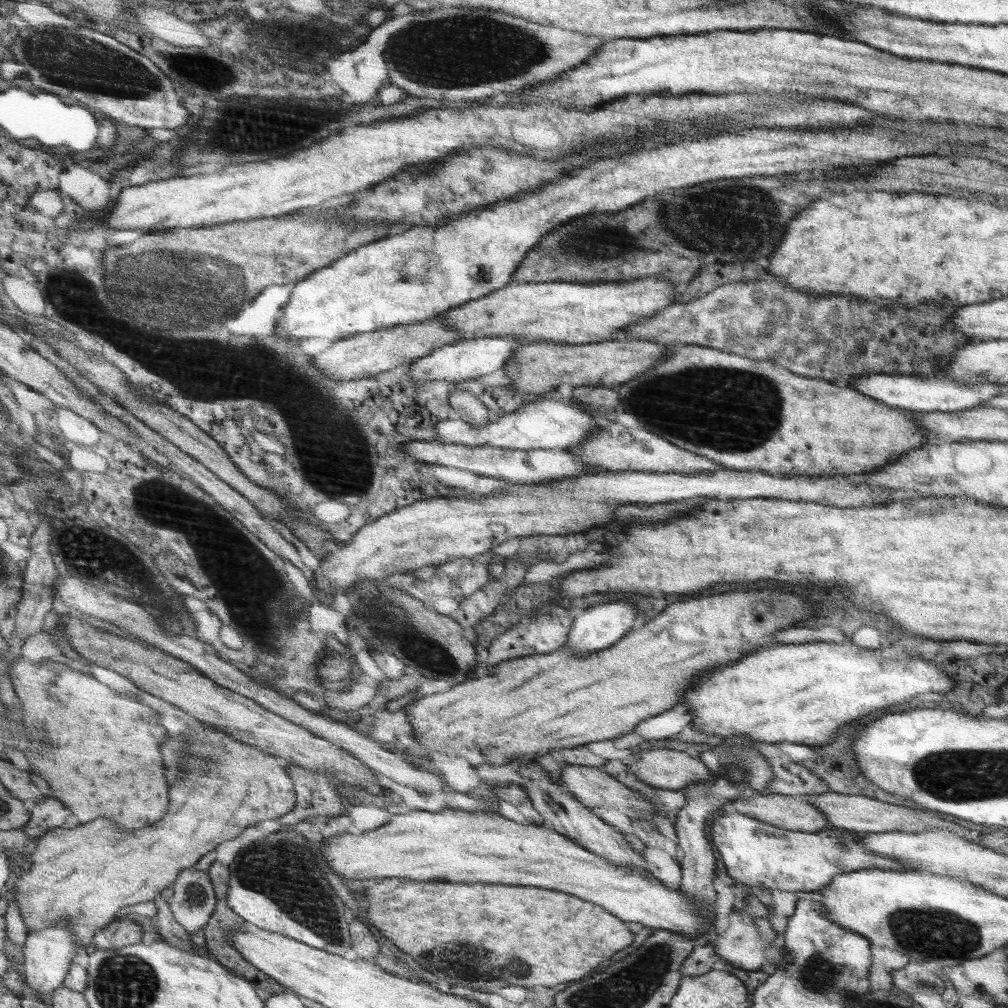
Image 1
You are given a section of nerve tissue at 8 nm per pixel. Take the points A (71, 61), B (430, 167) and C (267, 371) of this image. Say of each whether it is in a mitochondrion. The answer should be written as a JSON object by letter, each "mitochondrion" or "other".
{"A":"mitochondrion","B":"other","C":"mitochondrion"}

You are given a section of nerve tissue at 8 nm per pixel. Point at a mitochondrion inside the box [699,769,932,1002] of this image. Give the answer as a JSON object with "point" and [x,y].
{"point":[820,974]}

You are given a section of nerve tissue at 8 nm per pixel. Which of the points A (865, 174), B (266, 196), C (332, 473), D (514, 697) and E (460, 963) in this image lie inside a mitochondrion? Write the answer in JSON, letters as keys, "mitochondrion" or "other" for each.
{"A":"other","B":"other","C":"mitochondrion","D":"other","E":"mitochondrion"}

